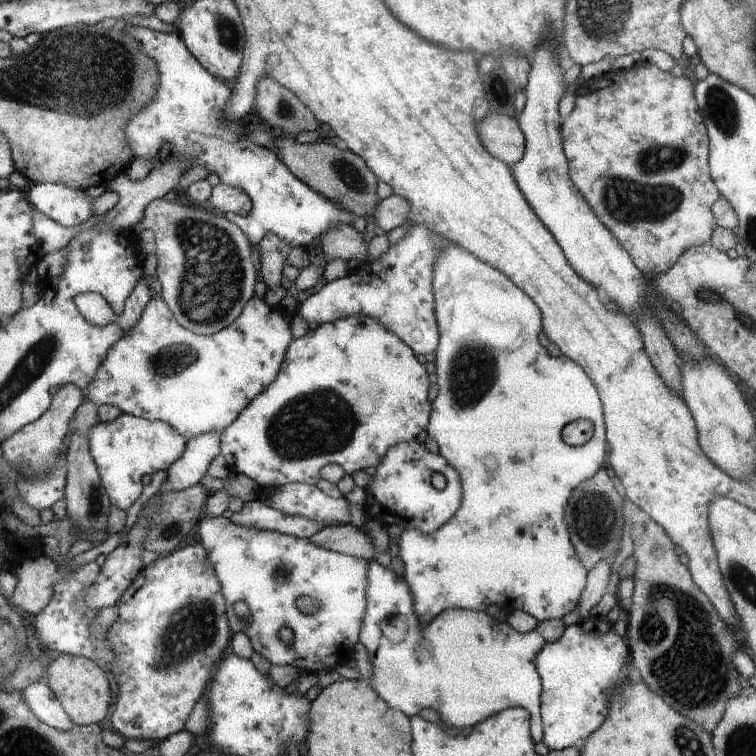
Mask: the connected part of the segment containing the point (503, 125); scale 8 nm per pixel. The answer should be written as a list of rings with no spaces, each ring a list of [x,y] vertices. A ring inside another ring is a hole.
[[[490,113],[476,124],[476,132],[482,146],[494,158],[509,165],[522,160],[526,150],[525,138],[514,117]]]

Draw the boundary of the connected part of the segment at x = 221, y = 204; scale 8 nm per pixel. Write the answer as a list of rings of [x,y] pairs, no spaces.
[[[222,182],[213,188],[206,206],[218,214],[234,213],[240,216],[252,214],[253,207],[251,198],[245,192]]]

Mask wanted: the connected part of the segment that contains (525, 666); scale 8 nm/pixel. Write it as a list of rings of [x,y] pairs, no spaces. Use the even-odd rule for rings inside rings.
[[[369,559],[368,568],[366,568],[366,582],[368,582],[368,584],[366,584],[366,612],[364,612],[362,628],[360,628],[360,642],[364,644],[364,648],[368,651],[368,660],[370,660],[370,664],[372,664],[372,676],[370,676],[368,680],[370,688],[372,688],[386,704],[390,704],[390,708],[396,708],[396,710],[404,712],[406,716],[414,716],[414,714],[418,714],[422,708],[428,706],[428,708],[434,708],[436,712],[442,714],[442,722],[446,722],[447,727],[448,724],[450,724],[450,729],[460,730],[460,728],[466,728],[466,726],[474,726],[474,724],[478,724],[480,720],[486,720],[490,718],[490,716],[494,716],[494,714],[498,714],[498,712],[502,712],[507,708],[522,707],[531,714],[529,729],[532,740],[535,743],[543,742],[543,724],[541,720],[542,685],[540,675],[536,670],[536,666],[534,666],[534,658],[538,656],[538,652],[544,648],[547,642],[538,631],[534,630],[522,634],[516,632],[508,622],[498,622],[496,618],[492,618],[492,616],[488,616],[488,614],[484,614],[484,612],[470,612],[470,610],[460,610],[460,608],[444,610],[444,612],[440,612],[432,622],[420,624],[418,616],[414,614],[413,592],[410,592],[408,583],[403,576],[398,576],[390,567],[381,566],[376,559]],[[394,618],[404,618],[404,622],[406,622],[406,628],[408,628],[408,630],[402,642],[393,642],[386,638],[384,632],[382,632],[382,628],[380,628],[380,624],[382,624],[384,620],[388,622],[388,620],[394,620]]]

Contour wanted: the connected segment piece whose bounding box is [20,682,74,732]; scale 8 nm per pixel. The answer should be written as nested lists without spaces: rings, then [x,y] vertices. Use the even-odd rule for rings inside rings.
[[[30,682],[24,690],[20,690],[20,696],[30,712],[34,712],[34,716],[44,724],[62,732],[68,732],[74,726],[46,682]]]

